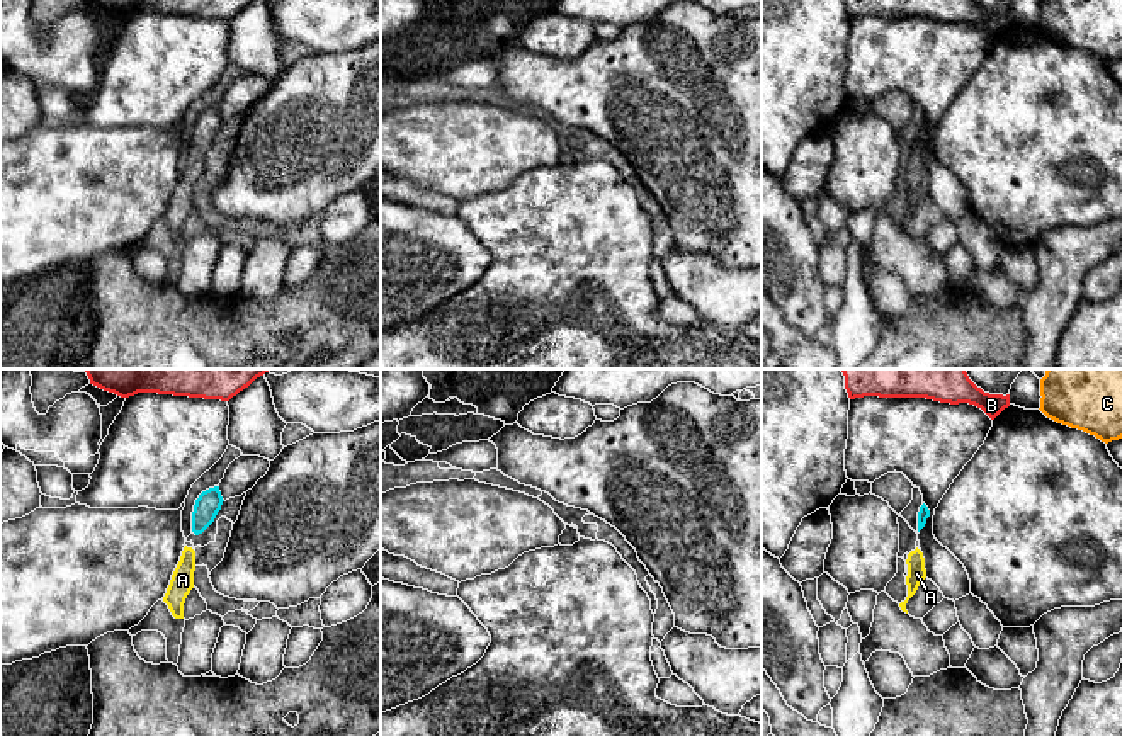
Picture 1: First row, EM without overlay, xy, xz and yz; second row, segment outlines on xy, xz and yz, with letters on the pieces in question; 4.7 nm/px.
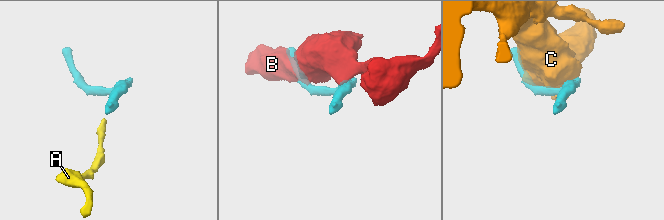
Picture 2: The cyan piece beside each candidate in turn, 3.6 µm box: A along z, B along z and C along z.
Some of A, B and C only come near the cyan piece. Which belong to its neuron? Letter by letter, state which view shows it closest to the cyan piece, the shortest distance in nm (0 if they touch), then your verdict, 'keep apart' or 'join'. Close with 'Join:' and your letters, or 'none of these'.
A: xy | 70 nm | join
B: xy | 400 nm | keep apart
C: yz | 700 nm | keep apart
Join: A

